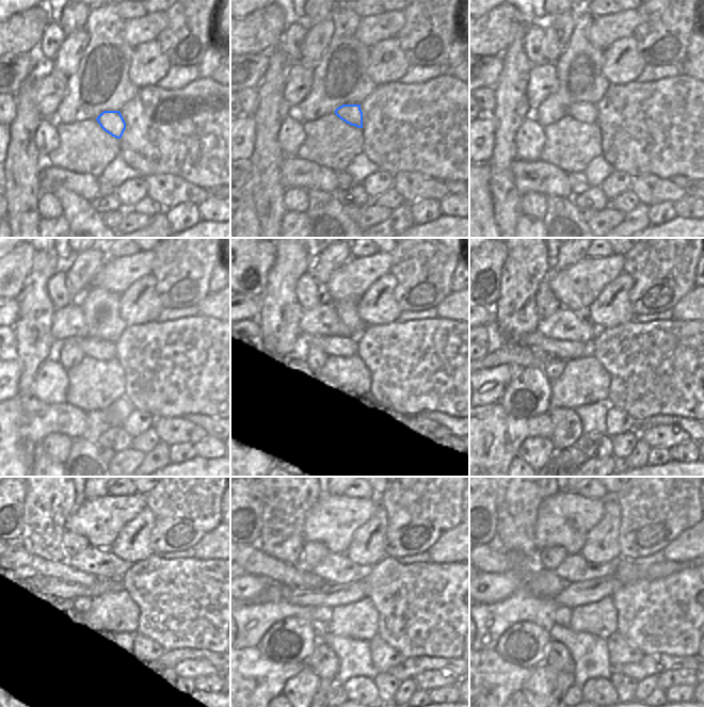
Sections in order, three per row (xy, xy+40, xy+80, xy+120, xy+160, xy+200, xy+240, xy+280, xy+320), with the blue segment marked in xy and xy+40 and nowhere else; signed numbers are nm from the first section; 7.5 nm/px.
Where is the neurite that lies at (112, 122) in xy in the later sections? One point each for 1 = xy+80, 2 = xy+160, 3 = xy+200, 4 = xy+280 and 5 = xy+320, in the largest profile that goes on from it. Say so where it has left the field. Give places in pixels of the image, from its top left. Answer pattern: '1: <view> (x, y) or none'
1: xy+80 (585, 112)
2: xy+160 (345, 347)
3: xy+200 (562, 349)
4: xy+280 (252, 559)
5: xy+320 (492, 559)

